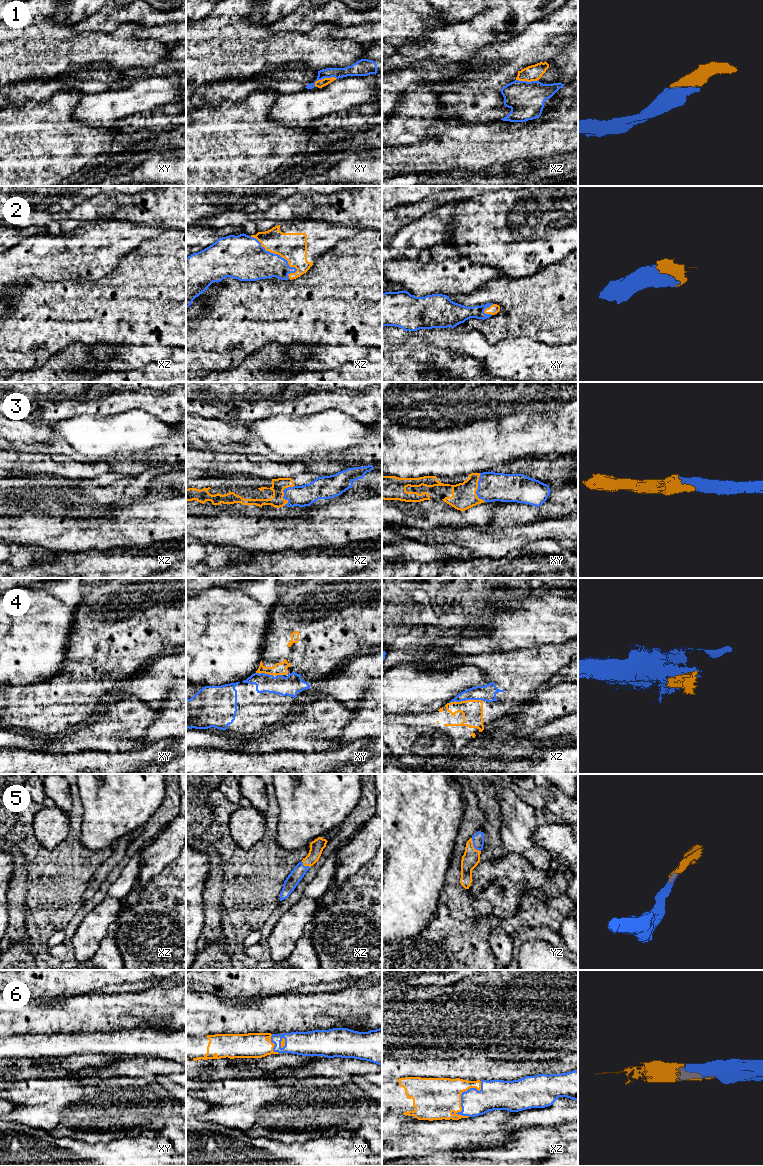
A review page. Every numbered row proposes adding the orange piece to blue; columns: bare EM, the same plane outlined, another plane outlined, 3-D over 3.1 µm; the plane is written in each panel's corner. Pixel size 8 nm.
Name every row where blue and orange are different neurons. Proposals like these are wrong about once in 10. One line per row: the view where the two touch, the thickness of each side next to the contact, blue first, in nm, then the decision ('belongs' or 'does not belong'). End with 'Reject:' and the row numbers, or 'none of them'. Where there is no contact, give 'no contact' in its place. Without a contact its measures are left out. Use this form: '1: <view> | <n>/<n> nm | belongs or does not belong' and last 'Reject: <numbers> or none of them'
1: xy | 100/60 nm | belongs
2: xz | 340/220 nm | belongs
3: xy | 220/200 nm | belongs
4: xz | 130/170 nm | belongs
5: yz | 100/140 nm | belongs
6: xz | 220/340 nm | belongs
Reject: none of them

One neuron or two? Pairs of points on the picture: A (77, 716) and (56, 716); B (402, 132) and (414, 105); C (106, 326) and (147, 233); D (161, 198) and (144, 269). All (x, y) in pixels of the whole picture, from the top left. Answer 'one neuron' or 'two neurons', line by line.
A: one neuron
B: one neuron
C: two neurons
D: two neurons

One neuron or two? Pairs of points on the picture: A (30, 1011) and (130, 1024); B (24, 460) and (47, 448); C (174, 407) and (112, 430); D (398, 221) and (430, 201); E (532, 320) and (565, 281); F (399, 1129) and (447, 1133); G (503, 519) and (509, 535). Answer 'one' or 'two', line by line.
A: one
B: two
C: two
D: one
E: one
F: two
G: two

